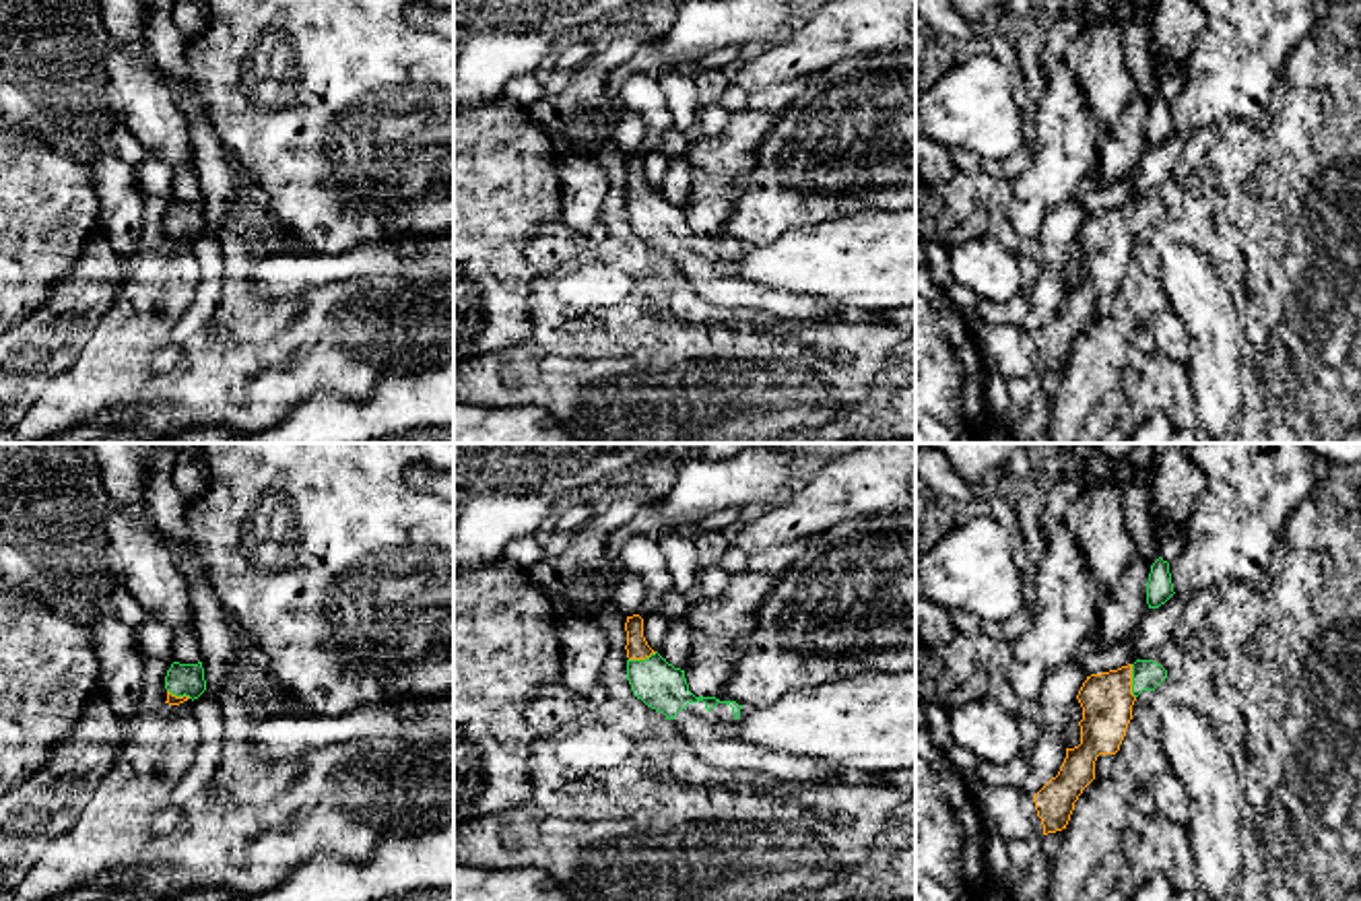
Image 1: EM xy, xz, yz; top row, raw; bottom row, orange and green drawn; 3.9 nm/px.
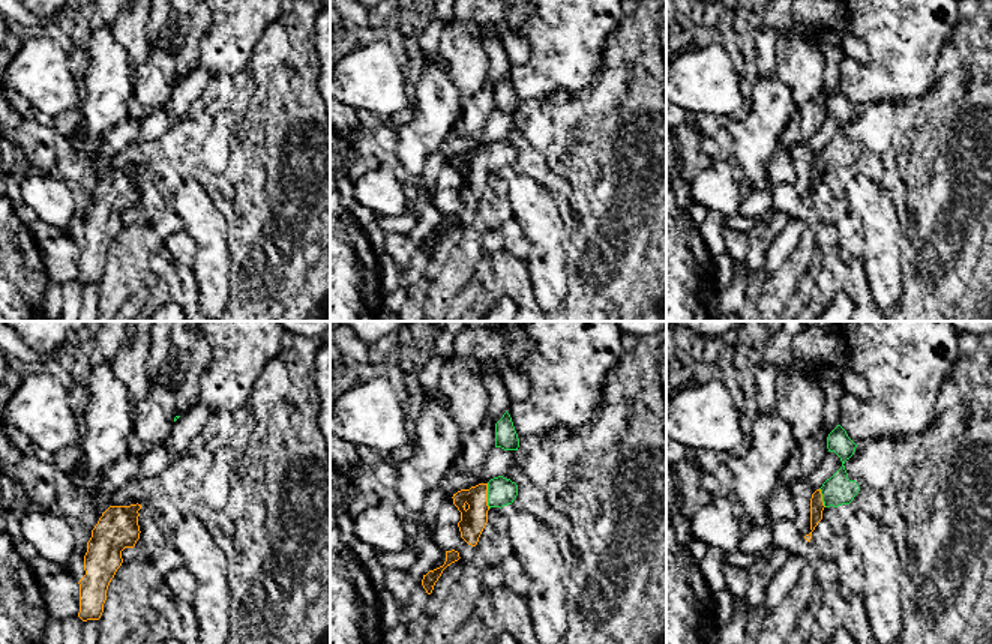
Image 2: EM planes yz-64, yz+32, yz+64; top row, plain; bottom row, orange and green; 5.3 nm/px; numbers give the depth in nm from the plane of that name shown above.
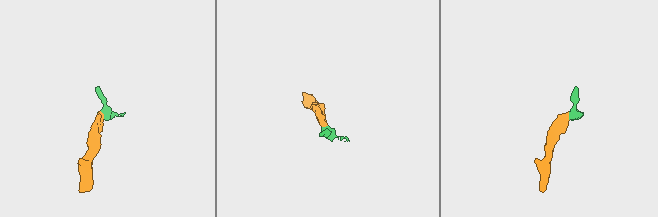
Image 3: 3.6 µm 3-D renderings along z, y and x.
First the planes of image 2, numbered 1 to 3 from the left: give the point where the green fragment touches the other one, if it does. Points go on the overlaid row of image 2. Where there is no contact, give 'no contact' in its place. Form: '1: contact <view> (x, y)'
1: no contact
2: contact yz+32 (486, 496)
3: contact yz+64 (821, 497)

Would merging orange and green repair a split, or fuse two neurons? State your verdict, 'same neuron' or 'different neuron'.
same neuron

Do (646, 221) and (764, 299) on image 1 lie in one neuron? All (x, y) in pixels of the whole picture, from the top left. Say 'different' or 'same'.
same

